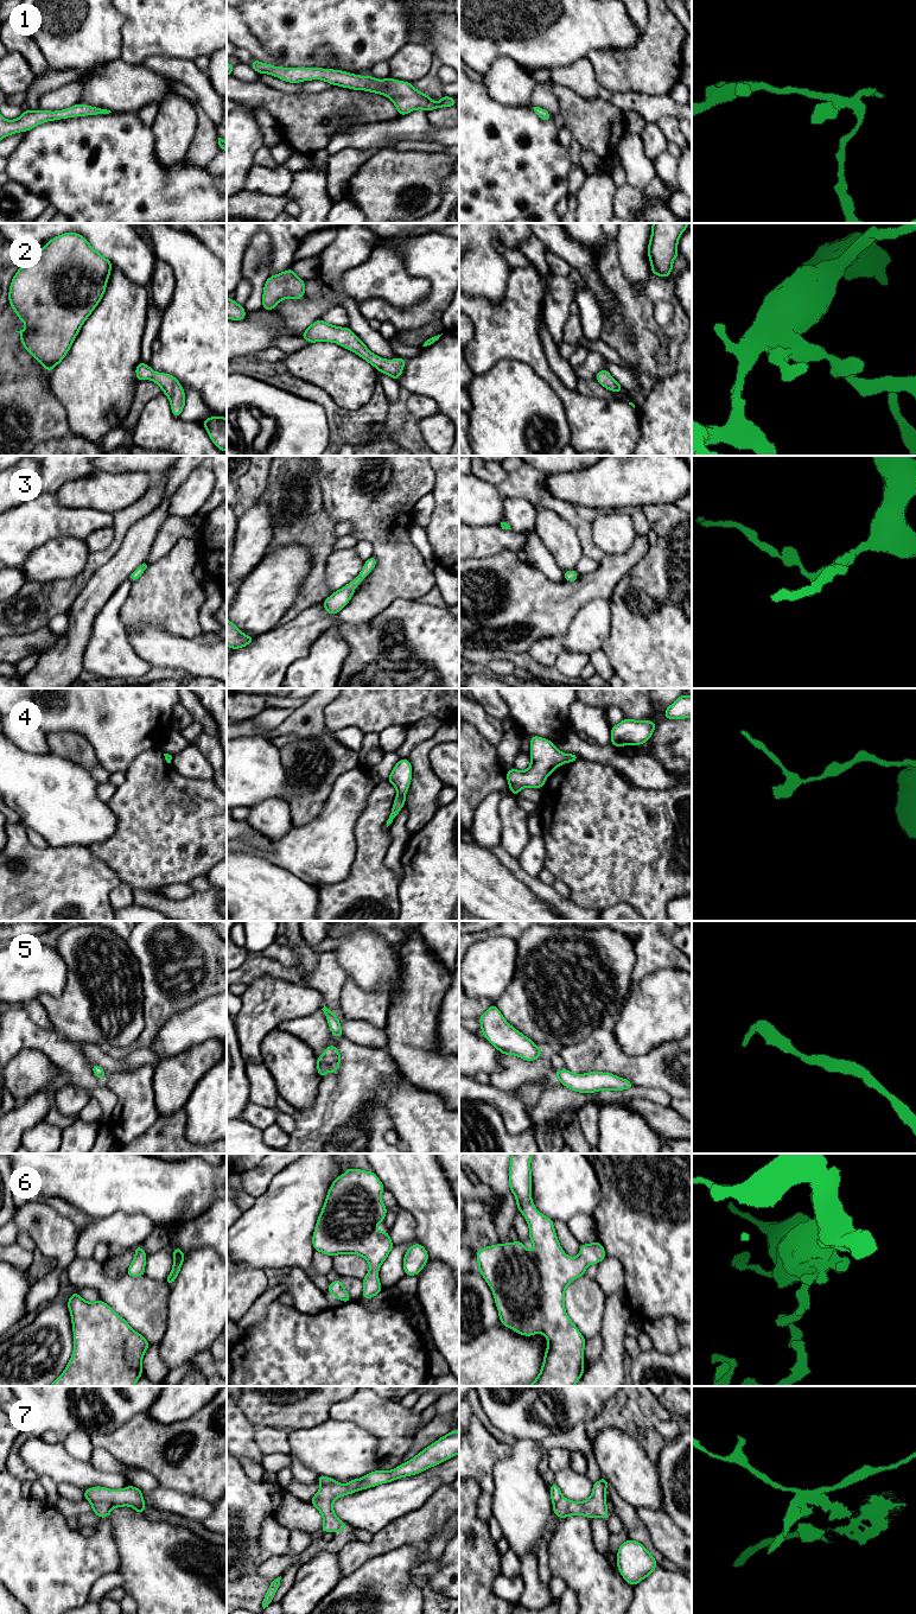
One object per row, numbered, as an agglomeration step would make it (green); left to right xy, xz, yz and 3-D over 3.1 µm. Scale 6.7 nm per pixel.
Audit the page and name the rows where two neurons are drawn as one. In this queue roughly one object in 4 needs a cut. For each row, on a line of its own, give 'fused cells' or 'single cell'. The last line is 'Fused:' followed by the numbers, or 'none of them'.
1: single cell
2: single cell
3: single cell
4: single cell
5: single cell
6: single cell
7: single cell
Fused: none of them

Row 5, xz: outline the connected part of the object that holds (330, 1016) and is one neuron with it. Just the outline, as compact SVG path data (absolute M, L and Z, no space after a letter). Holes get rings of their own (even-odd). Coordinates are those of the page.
M325 1005L322 1009L326 1016L326 1019L329 1021L329 1028L331 1030L331 1032L333 1034L333 1036L336 1036L337 1038L343 1036L343 1031L342 1031L342 1025L339 1023L339 1017L337 1017L331 1010L329 1010Z

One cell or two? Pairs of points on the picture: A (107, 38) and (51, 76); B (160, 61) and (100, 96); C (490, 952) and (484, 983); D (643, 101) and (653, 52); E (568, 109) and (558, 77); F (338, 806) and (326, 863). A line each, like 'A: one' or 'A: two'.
A: two
B: two
C: one
D: two
E: two
F: one

